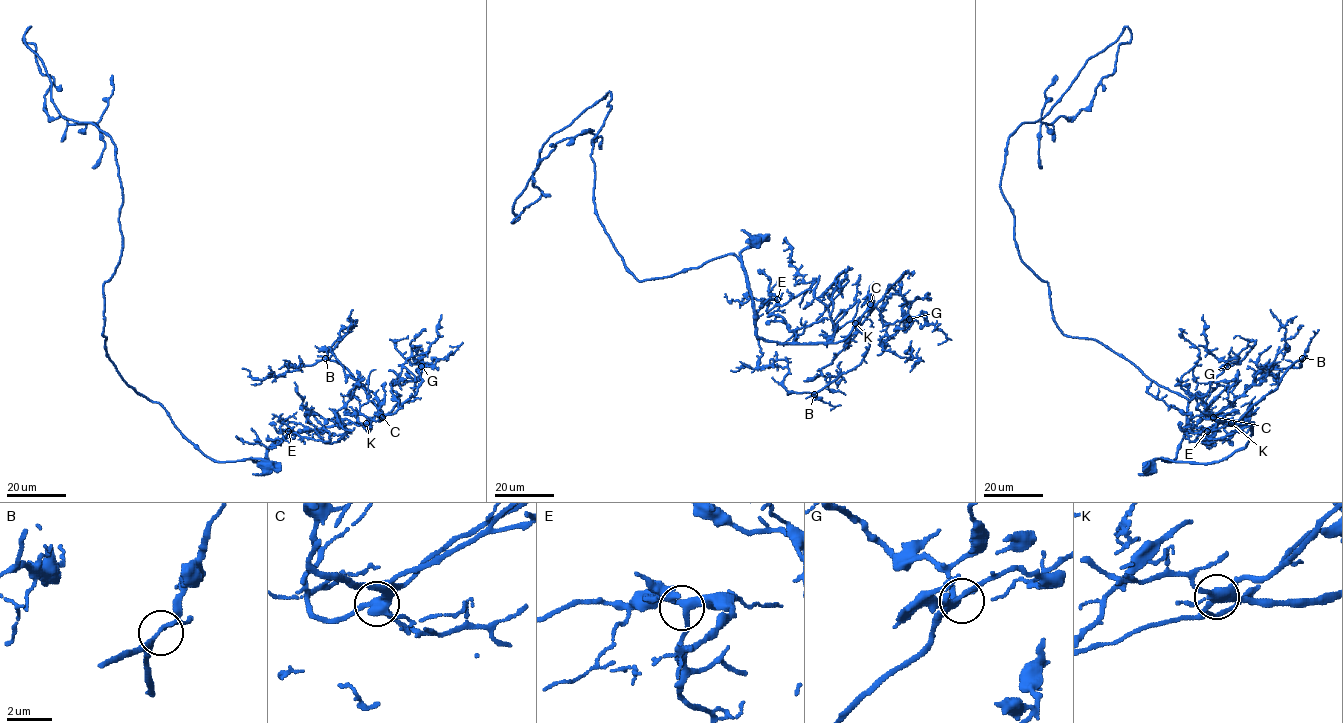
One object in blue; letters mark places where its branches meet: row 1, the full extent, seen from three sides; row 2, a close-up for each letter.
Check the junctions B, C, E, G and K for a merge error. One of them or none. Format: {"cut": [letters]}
{"cut": []}

